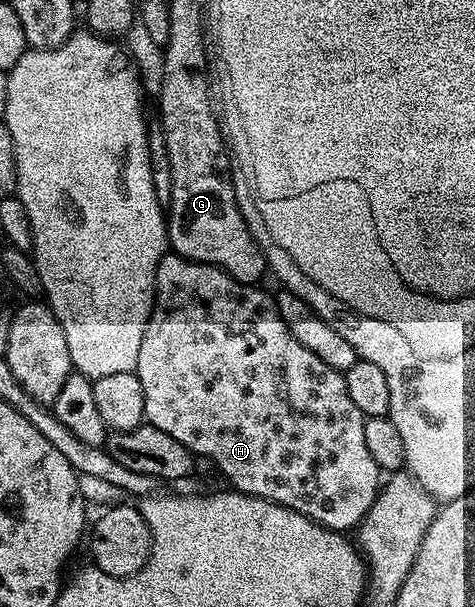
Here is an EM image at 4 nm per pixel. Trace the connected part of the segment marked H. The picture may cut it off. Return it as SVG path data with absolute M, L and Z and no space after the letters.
M164 254L157 268L155 277L155 306L151 309L149 320L145 324L145 336L141 336L141 352L137 352L137 368L135 374L141 380L141 388L145 388L145 418L148 423L167 432L169 436L200 459L208 458L225 477L230 485L242 494L252 494L258 498L268 498L270 502L280 502L283 506L294 508L309 520L321 524L330 530L351 532L358 527L369 508L375 503L381 489L381 471L377 460L373 460L369 448L365 444L365 424L363 413L349 396L349 388L345 388L344 371L329 368L320 358L313 356L309 348L297 344L285 328L285 320L281 320L281 312L277 308L274 297L259 290L258 285L238 282L233 276L215 266L207 266L204 262L190 262L179 254Z

